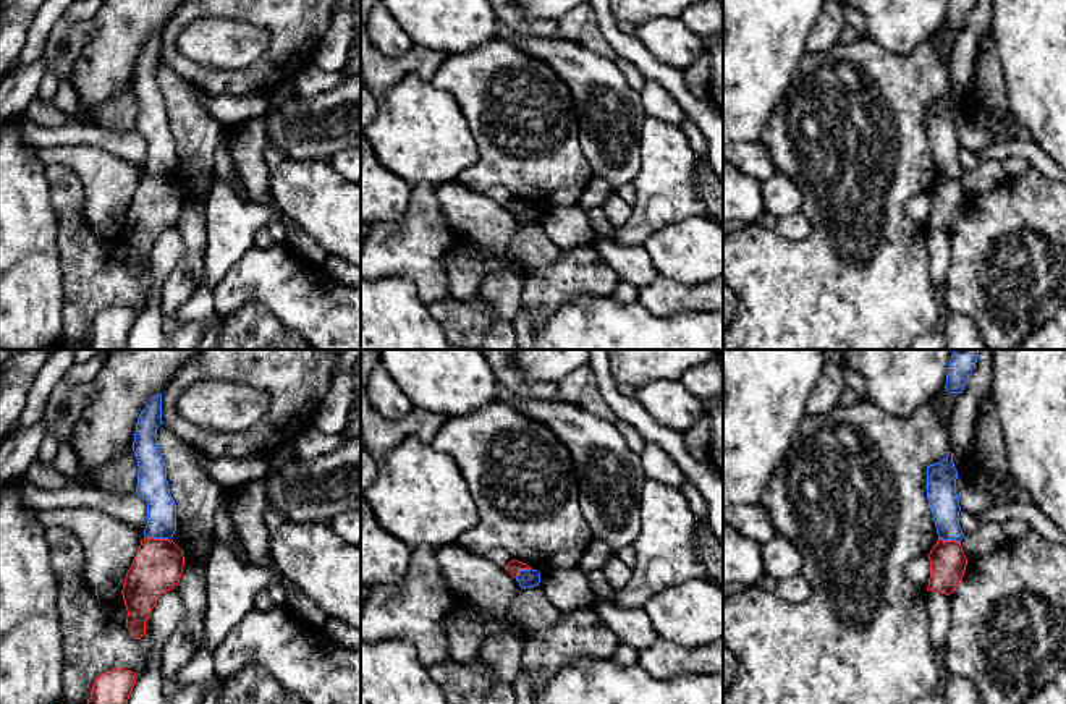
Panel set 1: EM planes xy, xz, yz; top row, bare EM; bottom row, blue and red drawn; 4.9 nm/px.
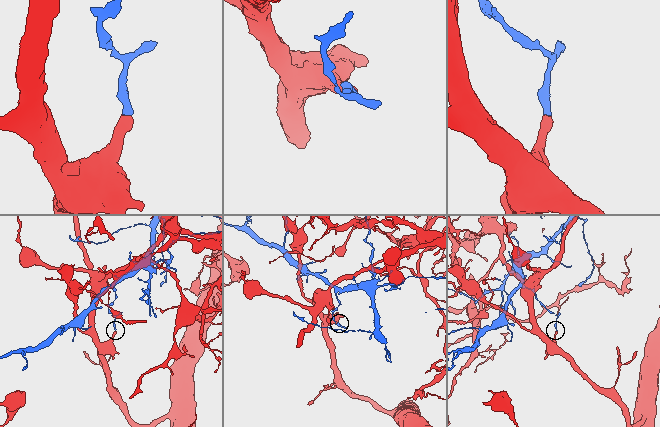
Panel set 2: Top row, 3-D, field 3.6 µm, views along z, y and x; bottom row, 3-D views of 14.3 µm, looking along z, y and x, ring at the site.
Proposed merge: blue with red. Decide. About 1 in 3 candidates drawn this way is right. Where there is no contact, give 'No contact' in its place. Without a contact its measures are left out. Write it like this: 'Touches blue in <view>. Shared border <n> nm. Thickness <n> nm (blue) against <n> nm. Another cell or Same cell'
Touches blue in xy. Shared border 120 nm. Thickness 160 nm (blue) against 240 nm. Another cell

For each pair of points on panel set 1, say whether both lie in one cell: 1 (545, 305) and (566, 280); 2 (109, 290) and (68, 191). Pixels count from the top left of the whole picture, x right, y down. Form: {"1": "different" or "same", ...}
{"1": "same", "2": "same"}

